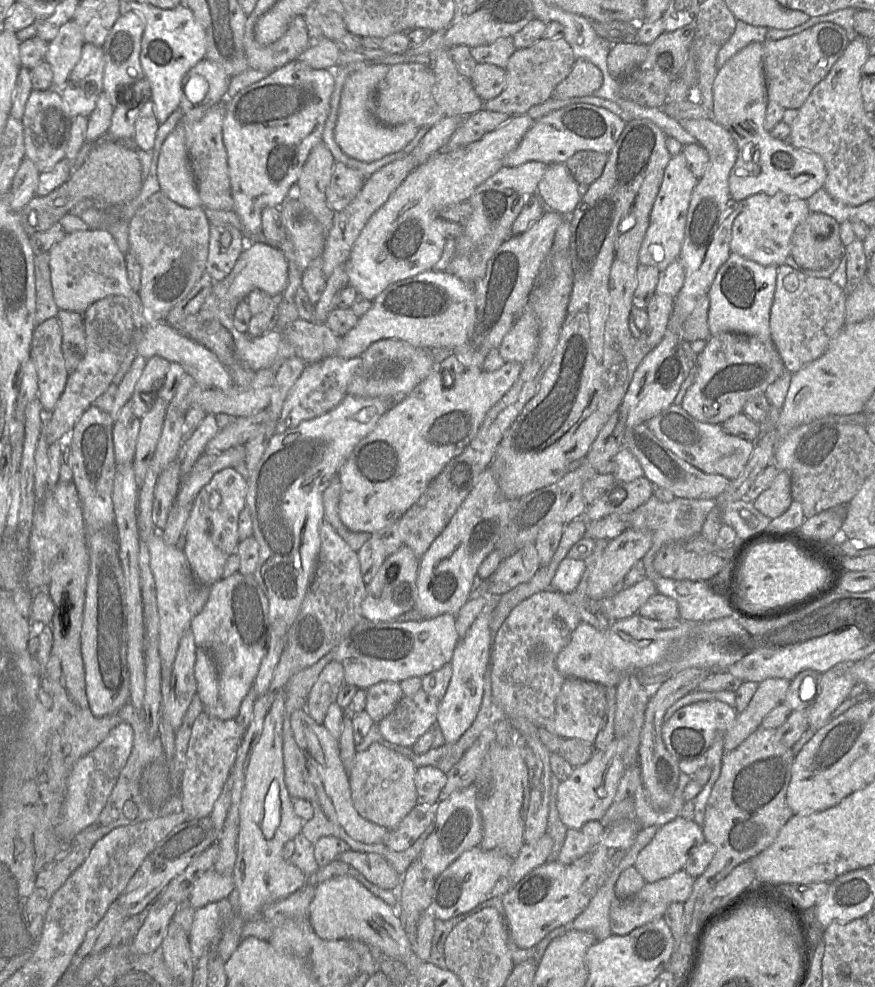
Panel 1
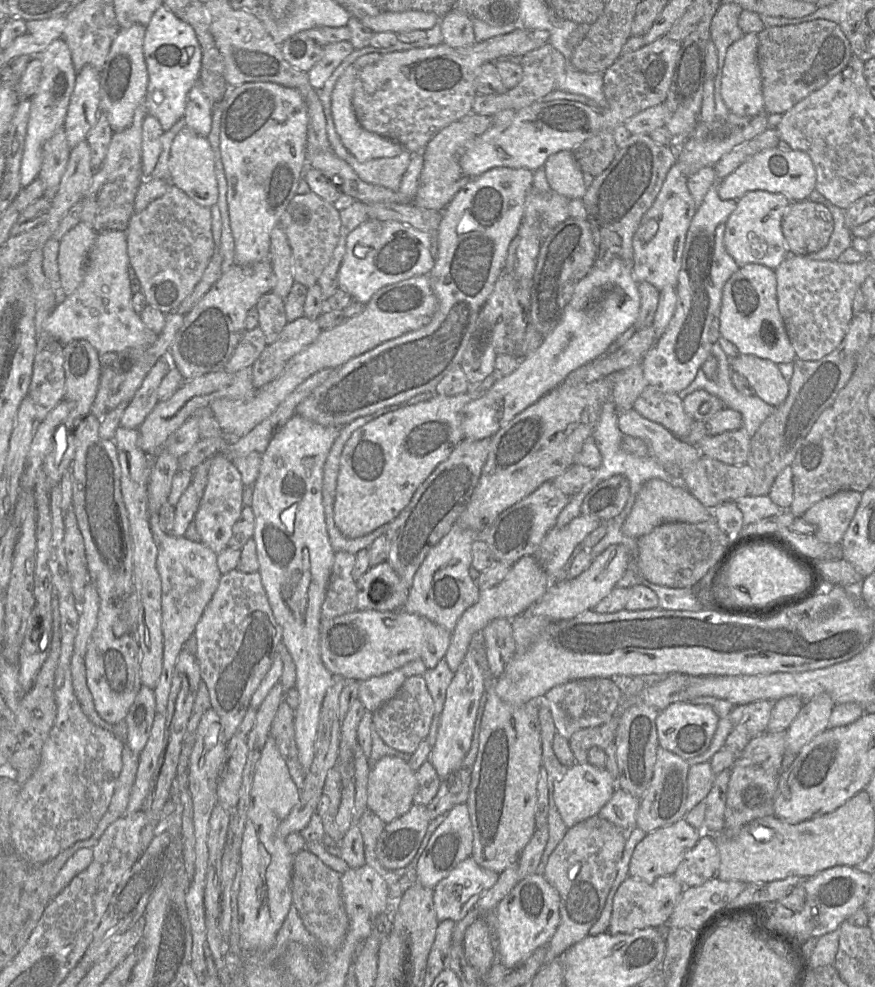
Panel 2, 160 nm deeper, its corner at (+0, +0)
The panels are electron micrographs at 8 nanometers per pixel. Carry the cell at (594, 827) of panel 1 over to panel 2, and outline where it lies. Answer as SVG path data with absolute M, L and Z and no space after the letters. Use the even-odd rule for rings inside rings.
M598 815L569 828L549 856L544 877L560 896L560 922L547 945L543 964L562 958L568 948L583 940L599 919L617 875L626 836Z

